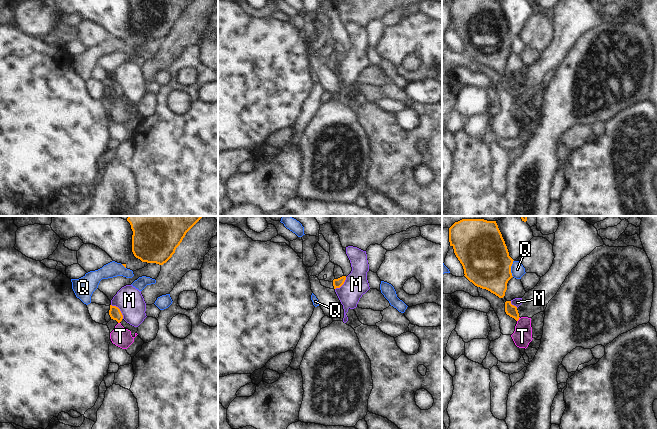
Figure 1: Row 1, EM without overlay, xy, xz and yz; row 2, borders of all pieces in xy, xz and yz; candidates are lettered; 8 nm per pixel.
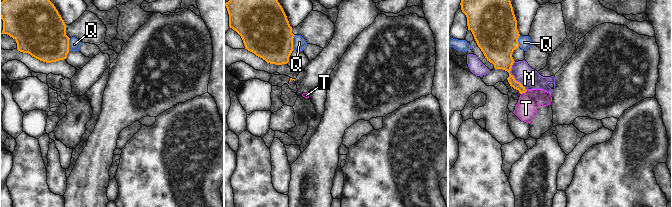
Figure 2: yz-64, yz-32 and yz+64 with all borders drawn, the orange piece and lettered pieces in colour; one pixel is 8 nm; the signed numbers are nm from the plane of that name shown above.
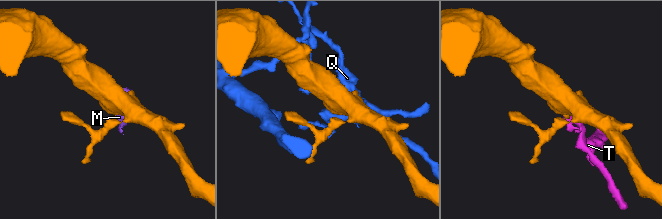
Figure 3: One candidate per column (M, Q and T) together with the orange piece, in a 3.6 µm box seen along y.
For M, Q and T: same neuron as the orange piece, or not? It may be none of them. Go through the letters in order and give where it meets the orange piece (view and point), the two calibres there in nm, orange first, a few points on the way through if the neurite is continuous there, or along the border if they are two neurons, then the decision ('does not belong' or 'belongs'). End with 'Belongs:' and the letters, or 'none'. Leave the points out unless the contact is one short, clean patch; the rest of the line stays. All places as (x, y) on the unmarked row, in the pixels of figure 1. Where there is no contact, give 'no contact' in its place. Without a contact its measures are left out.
M: meets orange in xy at (119, 86); 90 nm thick on the orange side, 220 nm on the other; border along xy (111, 80), (119, 85), (123, 94); does not belong
Q: meets orange in yz at (510, 44); 380 nm thick on the orange side, 110 nm on the other; does not belong
T: meets orange in yz at (518, 95); 90 nm thick on the orange side, 160 nm on the other; runs through yz (511, 86), (518, 95), (522, 99), (522, 112); belongs
Belongs: T

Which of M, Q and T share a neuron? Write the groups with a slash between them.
M / Q / T

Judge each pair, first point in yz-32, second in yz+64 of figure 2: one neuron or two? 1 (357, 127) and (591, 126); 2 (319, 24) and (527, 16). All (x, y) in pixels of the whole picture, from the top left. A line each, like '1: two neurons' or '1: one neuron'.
1: one neuron
2: two neurons

